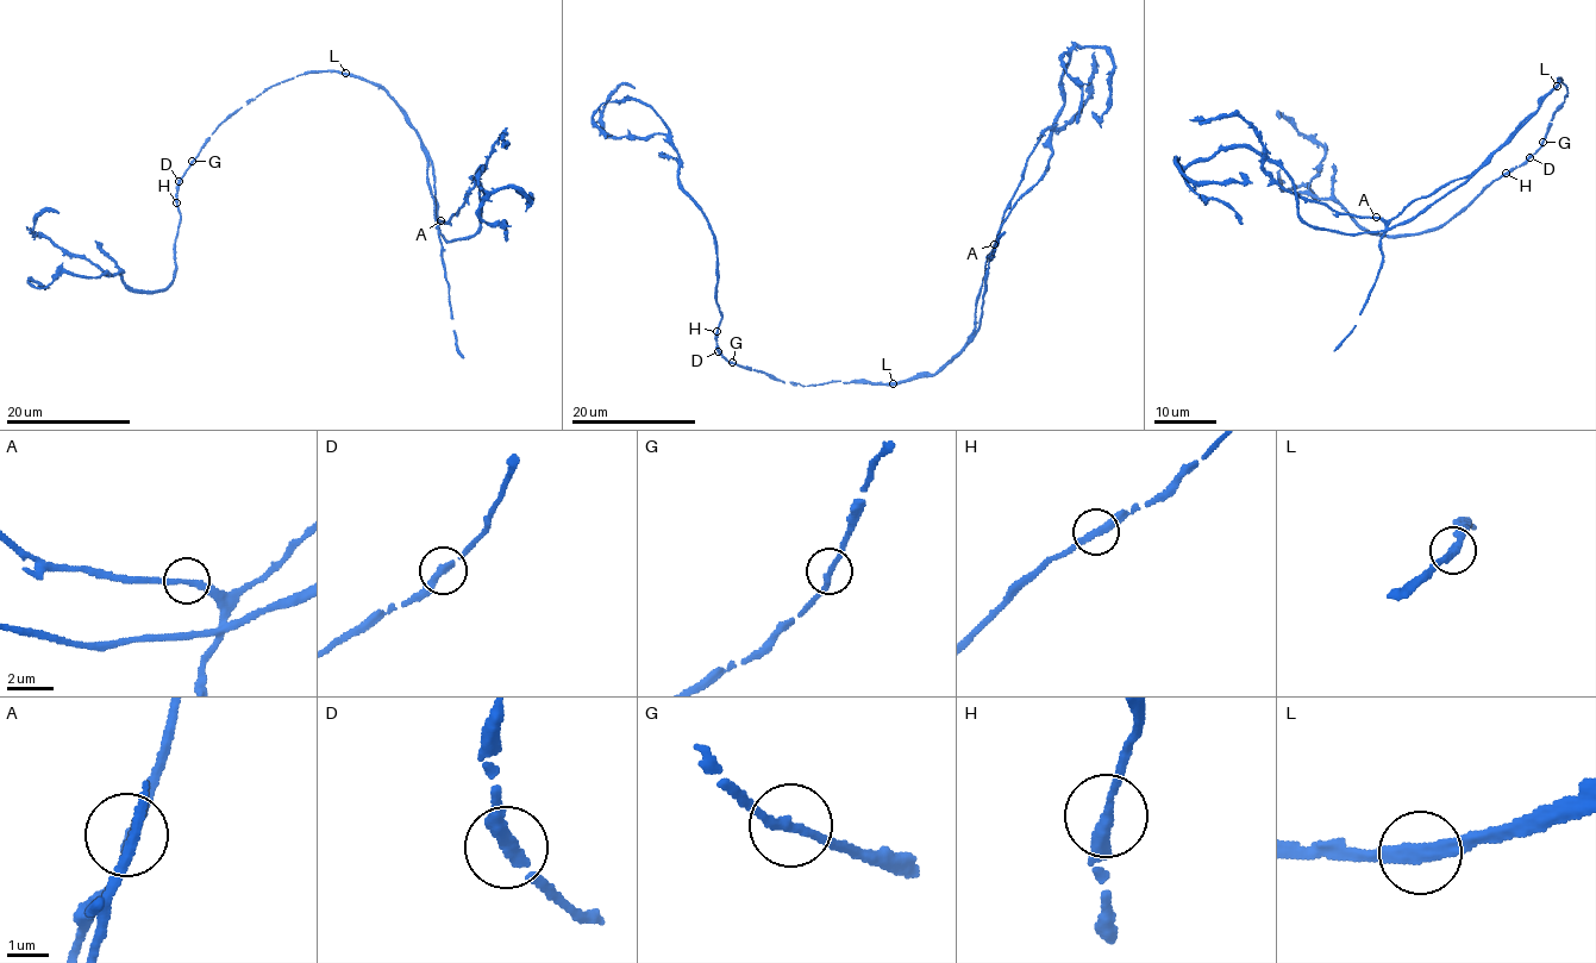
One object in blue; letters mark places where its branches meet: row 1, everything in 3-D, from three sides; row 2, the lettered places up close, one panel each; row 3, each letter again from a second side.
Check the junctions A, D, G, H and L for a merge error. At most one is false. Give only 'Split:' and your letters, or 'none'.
Split: L

